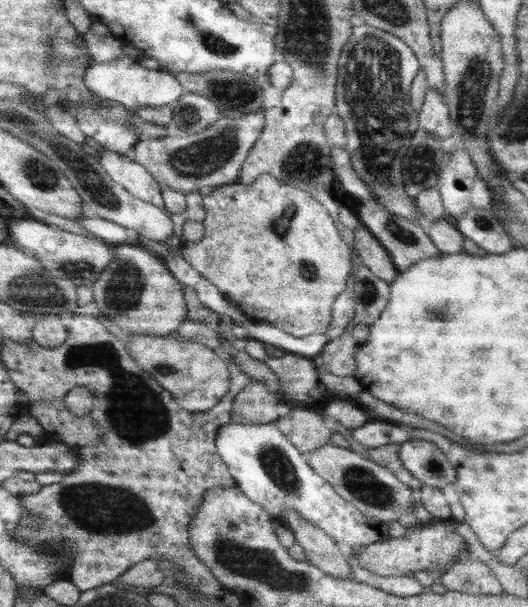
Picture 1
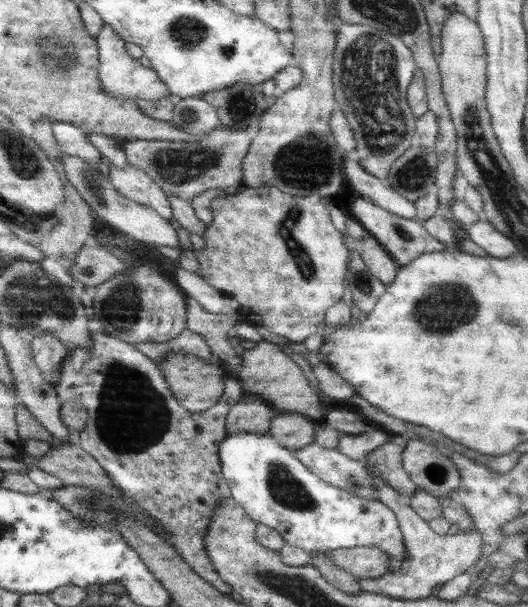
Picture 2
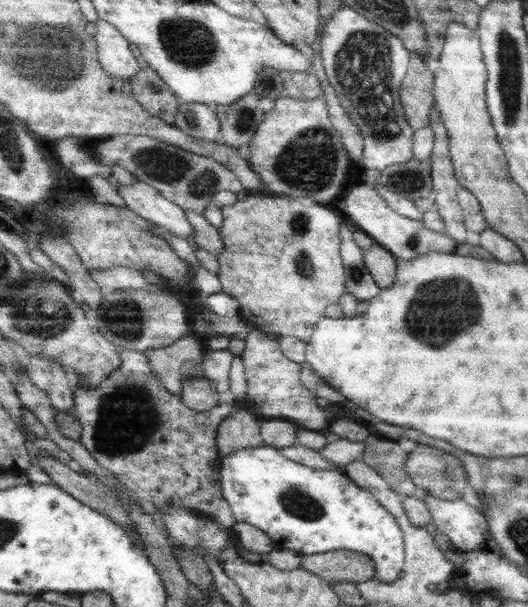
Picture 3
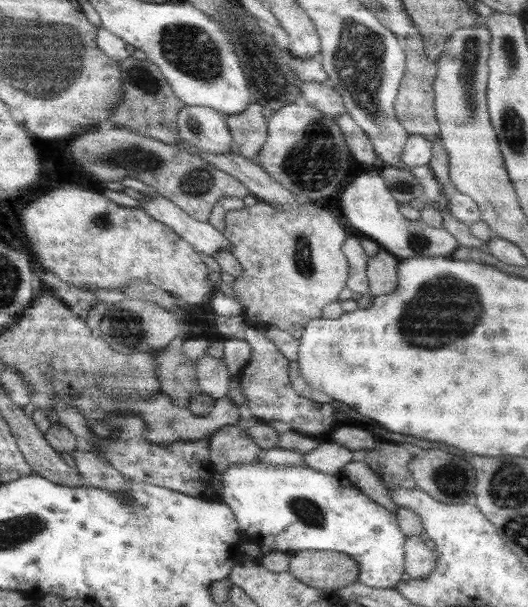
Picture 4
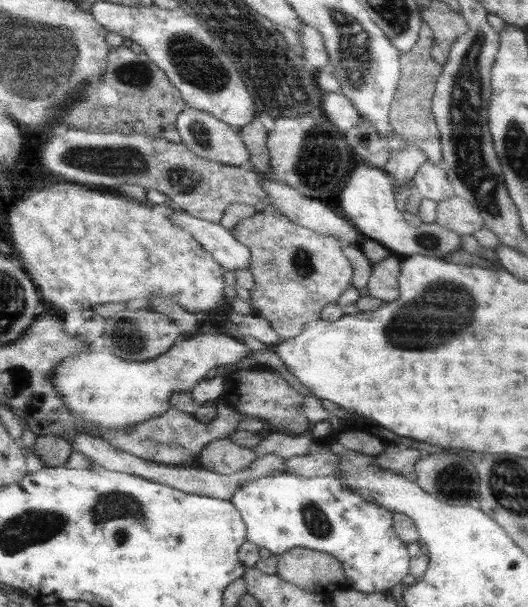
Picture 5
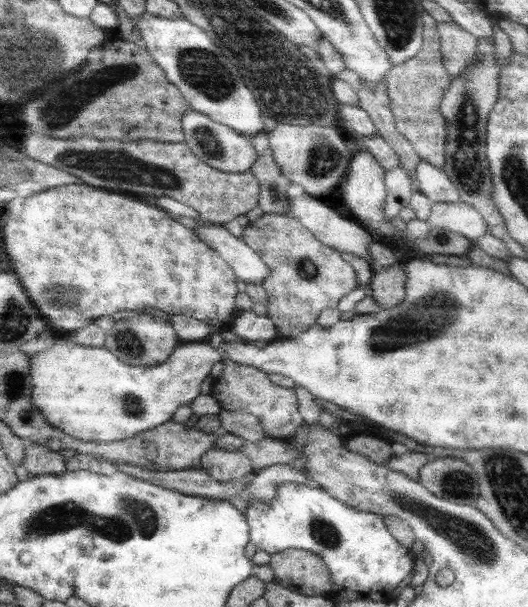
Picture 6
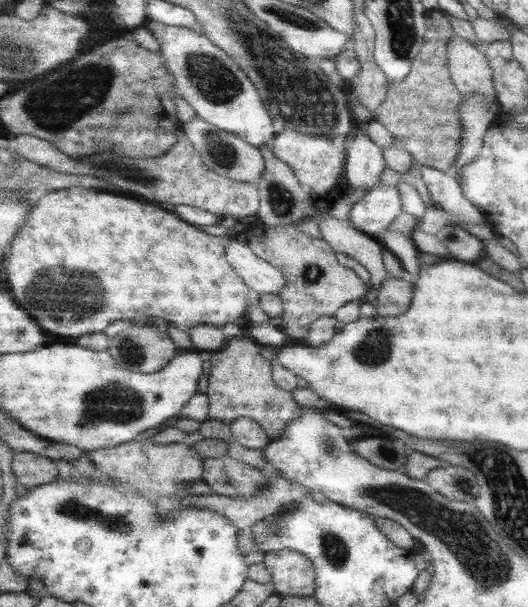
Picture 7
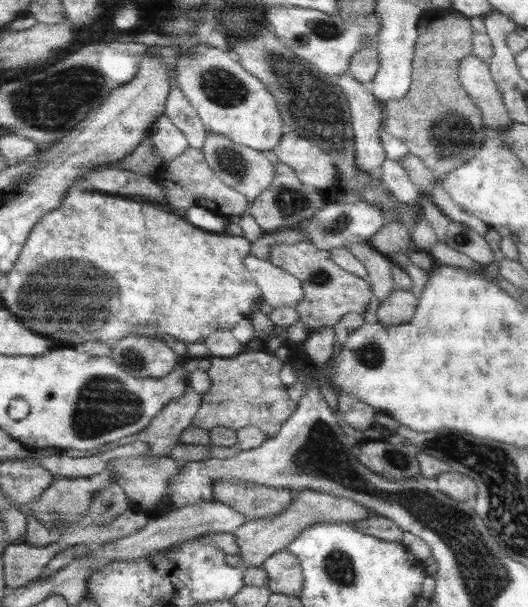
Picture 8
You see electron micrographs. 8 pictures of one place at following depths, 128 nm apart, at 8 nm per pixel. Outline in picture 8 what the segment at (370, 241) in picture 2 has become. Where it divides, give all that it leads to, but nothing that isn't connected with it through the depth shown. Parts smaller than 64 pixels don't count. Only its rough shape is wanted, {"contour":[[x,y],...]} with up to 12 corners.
{"contour":[[397,288],[379,304],[378,322],[410,322],[418,301]]}

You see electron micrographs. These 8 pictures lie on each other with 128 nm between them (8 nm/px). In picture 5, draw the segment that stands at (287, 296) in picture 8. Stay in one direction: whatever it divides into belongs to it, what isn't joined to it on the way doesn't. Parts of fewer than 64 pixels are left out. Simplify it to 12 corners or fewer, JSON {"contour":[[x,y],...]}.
{"contour":[[174,207],[186,229],[224,270],[251,267],[251,252],[220,224]]}

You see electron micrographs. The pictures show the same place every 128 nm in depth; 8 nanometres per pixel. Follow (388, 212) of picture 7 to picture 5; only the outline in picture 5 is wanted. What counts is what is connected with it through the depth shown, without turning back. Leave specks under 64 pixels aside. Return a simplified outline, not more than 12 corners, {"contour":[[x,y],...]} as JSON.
{"contour":[[416,146],[394,150],[382,167],[392,188],[410,184],[428,158]]}

